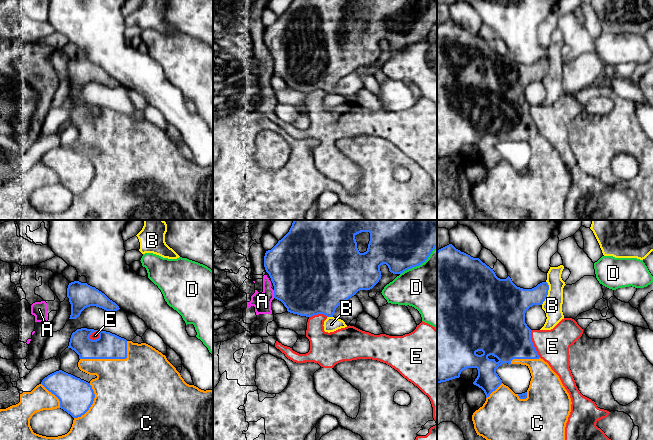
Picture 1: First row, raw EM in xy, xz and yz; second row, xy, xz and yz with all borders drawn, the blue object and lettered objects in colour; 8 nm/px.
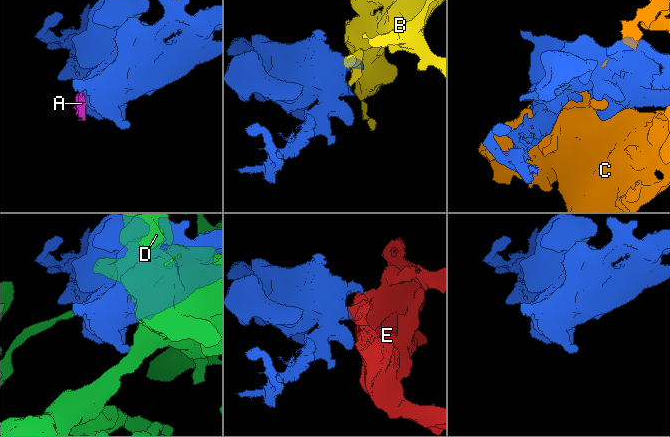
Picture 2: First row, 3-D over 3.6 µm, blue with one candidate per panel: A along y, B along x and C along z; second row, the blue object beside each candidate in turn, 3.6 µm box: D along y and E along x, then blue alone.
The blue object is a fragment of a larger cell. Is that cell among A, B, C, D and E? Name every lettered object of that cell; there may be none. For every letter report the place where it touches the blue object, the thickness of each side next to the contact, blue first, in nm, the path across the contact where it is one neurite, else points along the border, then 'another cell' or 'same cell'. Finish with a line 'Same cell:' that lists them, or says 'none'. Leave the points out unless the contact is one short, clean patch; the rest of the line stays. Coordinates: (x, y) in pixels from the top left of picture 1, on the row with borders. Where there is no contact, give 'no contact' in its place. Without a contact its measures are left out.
A: contact xz (274, 294); calibres 480 and 140 nm; border xz (273, 290), (274, 297); another cell
B: contact yz (547, 293); calibres 220 and 150 nm; another cell
C: contact xy (111, 358); calibres 200 and 440 nm; same cell
D: contact xz (420, 264); calibres 500 and 460 nm; another cell
E: contact yz (532, 344); calibres 400 and 260 nm; another cell
Same cell: C

